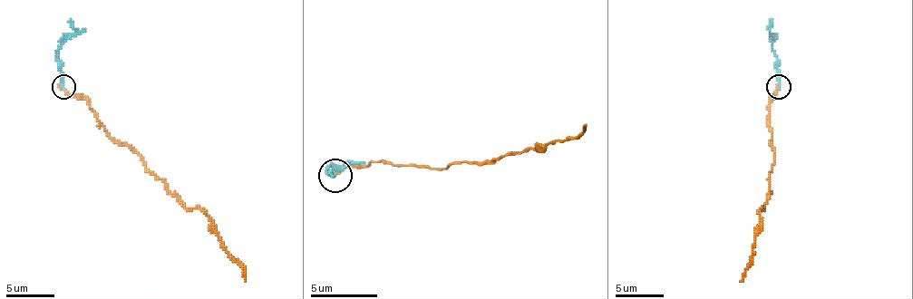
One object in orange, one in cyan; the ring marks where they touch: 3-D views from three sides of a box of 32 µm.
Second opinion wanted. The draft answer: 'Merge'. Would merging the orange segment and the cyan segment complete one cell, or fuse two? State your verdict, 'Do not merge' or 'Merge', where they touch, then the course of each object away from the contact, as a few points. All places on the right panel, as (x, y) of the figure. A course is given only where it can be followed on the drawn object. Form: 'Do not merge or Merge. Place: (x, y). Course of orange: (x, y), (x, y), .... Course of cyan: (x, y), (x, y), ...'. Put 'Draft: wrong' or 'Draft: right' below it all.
Do not merge. Place: (779, 86). Course of orange: (777, 87), (770, 101), (774, 150), (770, 198), (762, 208), (752, 262), (740, 281). Course of cyan: (779, 87), (770, 31), (772, 19)
Draft: wrong

